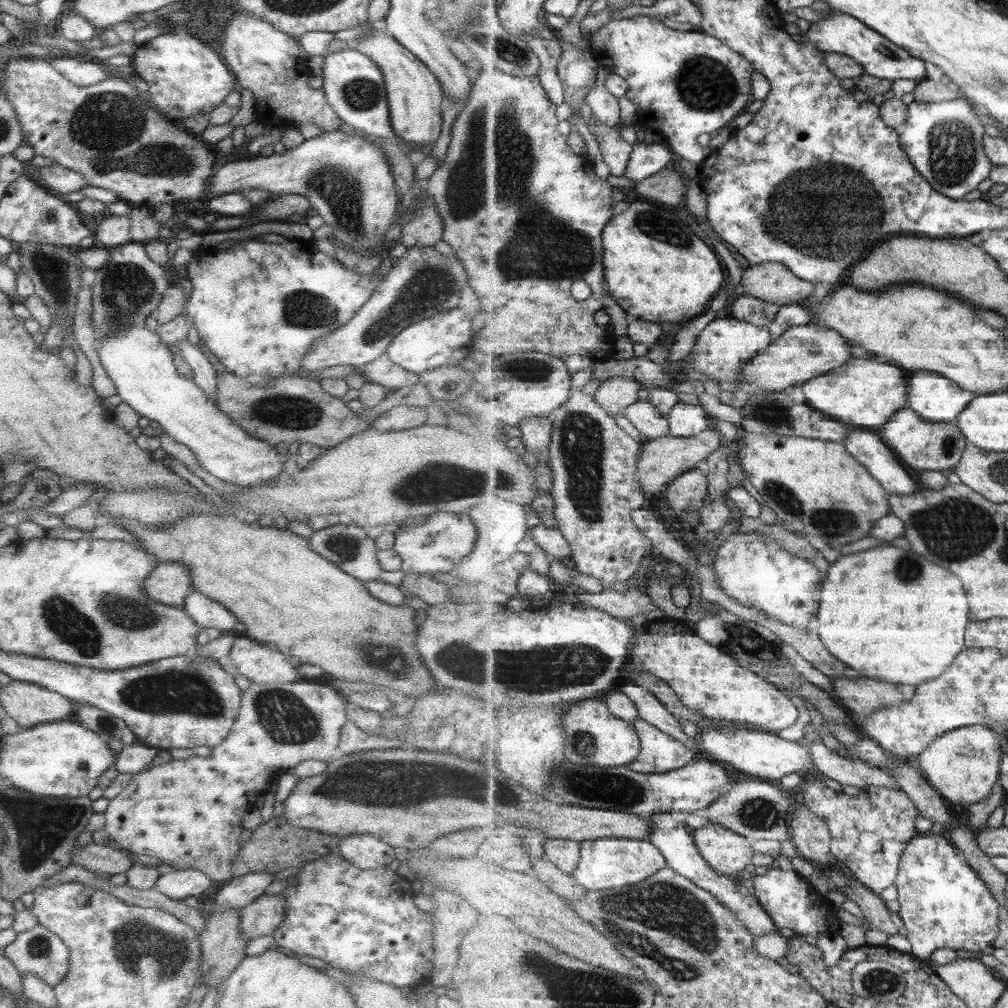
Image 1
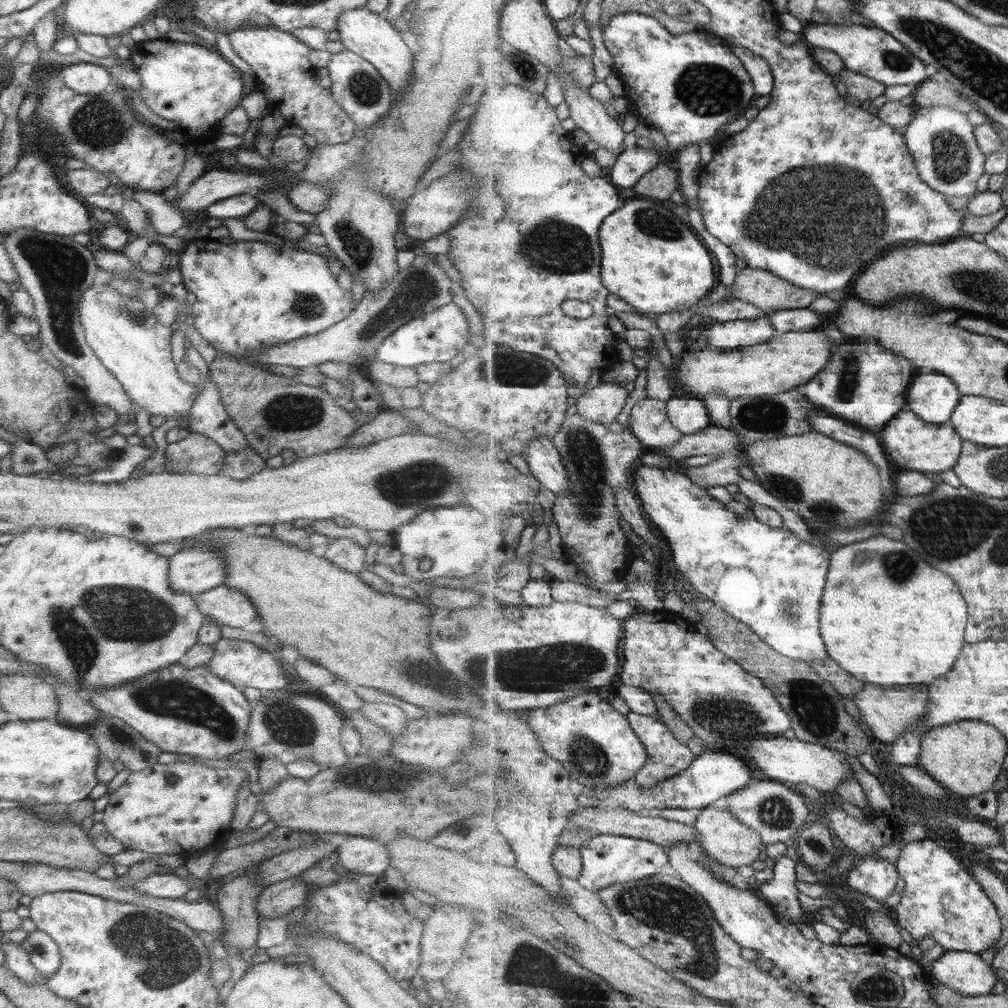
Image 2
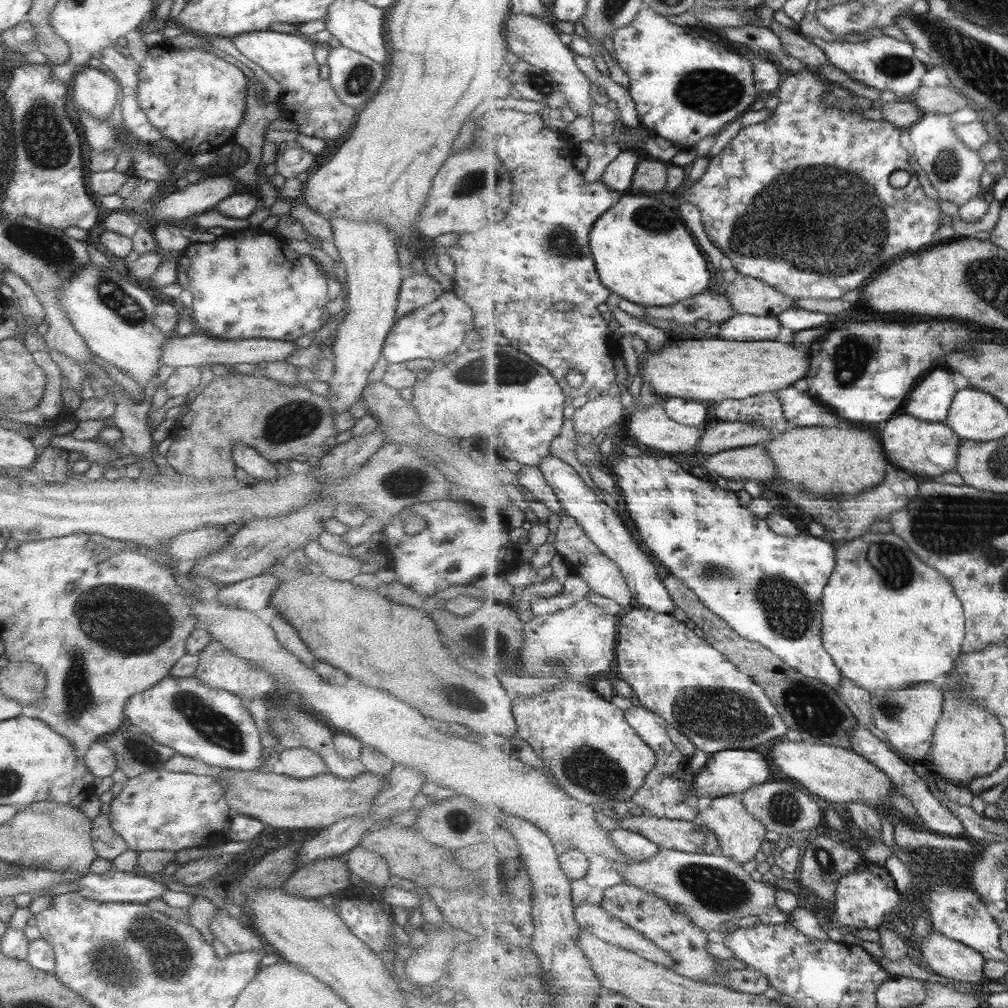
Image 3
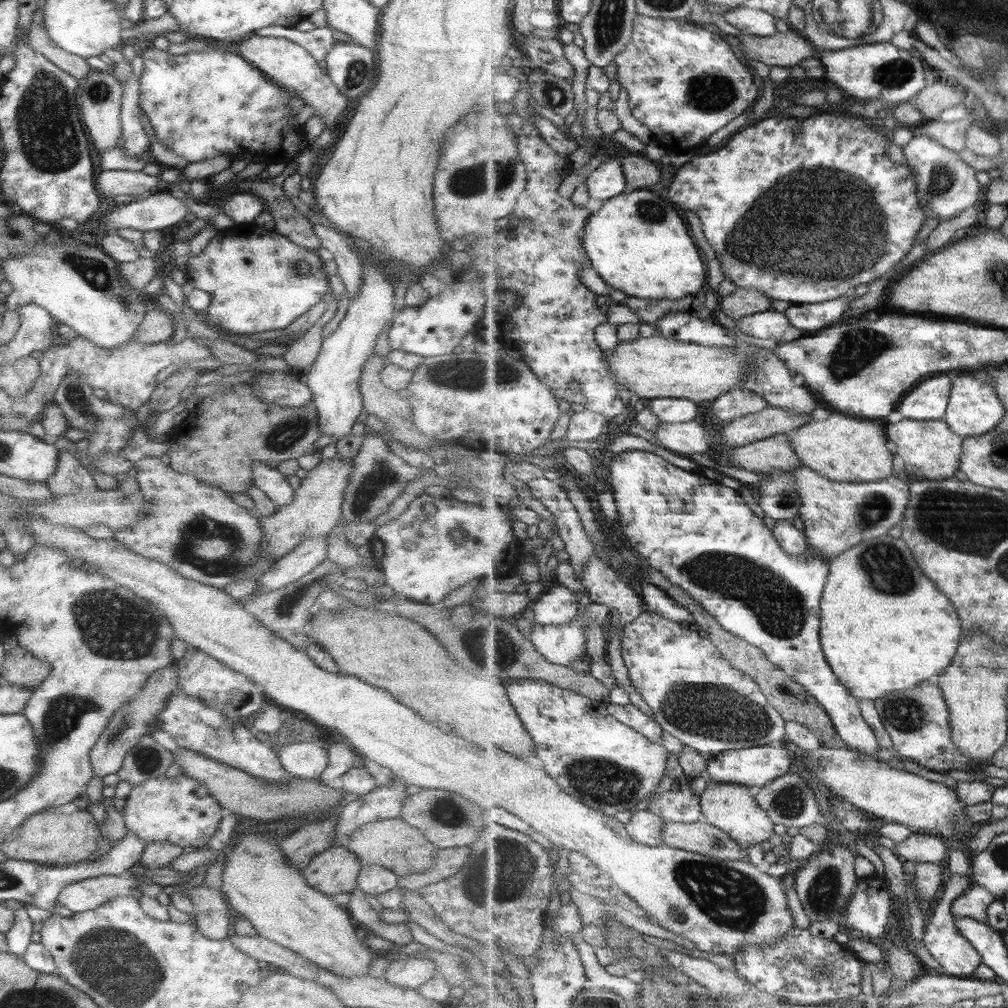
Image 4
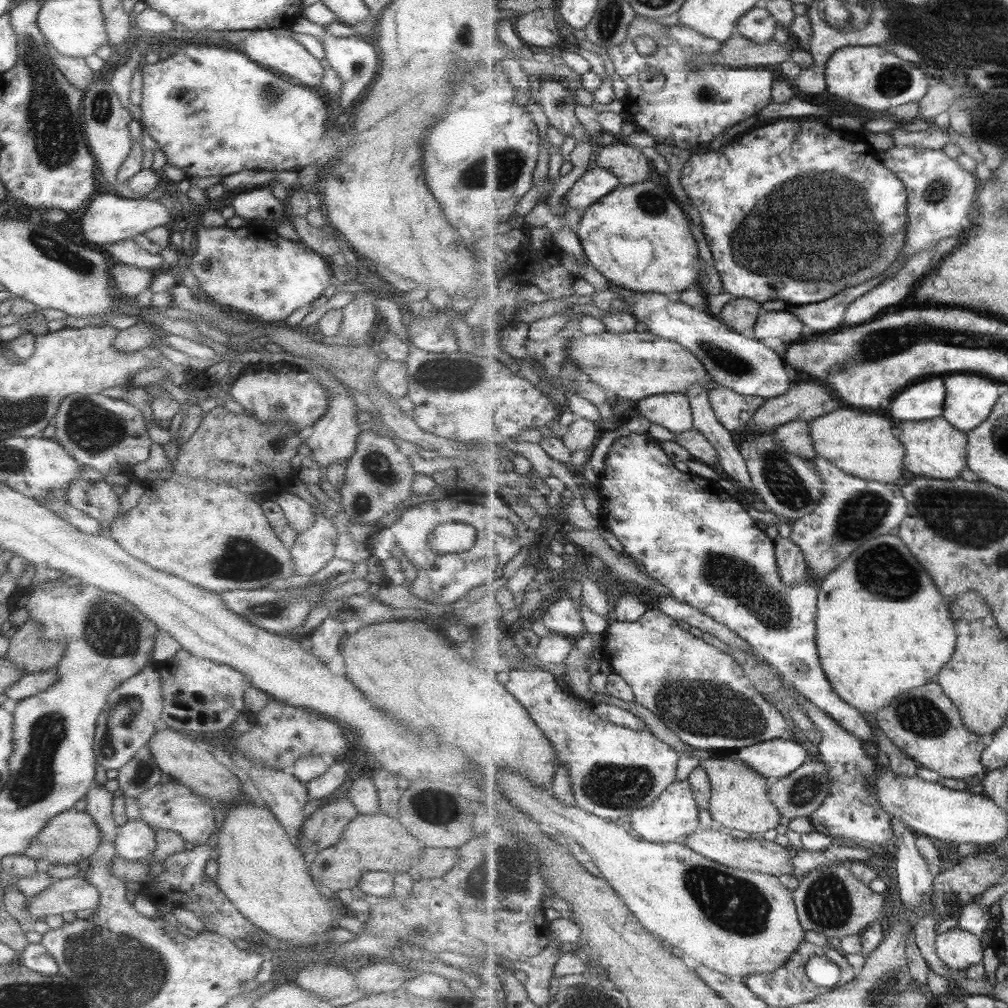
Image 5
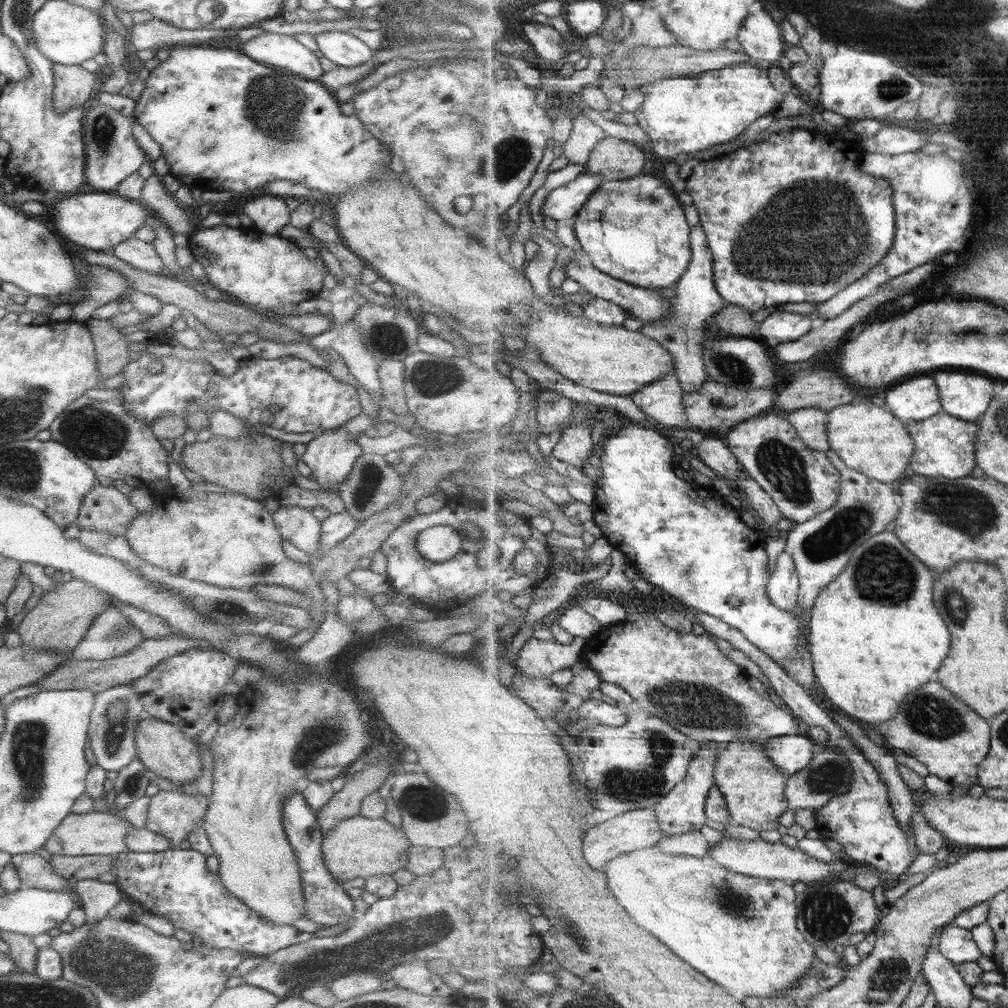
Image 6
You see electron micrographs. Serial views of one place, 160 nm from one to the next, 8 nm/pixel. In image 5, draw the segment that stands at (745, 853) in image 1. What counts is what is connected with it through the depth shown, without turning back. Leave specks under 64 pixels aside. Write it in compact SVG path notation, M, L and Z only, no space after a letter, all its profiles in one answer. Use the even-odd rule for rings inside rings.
M733 753L719 754L700 759L699 766L708 773L712 787L709 812L724 828L742 830L747 833L775 830L781 824L782 812L771 800L767 778L757 770L749 768L742 760L735 760Z

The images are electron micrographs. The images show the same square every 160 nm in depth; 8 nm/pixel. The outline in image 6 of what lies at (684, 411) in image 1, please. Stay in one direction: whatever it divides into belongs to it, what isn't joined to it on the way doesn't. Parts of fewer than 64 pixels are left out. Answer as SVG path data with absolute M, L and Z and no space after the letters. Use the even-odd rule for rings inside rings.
M673 371L659 380L640 388L631 395L634 403L646 412L654 421L664 427L686 428L686 414L684 413L683 395L685 390Z

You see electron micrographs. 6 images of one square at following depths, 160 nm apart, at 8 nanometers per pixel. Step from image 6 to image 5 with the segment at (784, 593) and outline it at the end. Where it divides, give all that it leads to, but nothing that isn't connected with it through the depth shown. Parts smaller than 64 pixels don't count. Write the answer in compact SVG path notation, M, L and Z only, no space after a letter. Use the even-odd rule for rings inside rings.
M776 537L776 556L782 581L787 586L795 586L800 582L810 581L808 566L804 552L790 537Z

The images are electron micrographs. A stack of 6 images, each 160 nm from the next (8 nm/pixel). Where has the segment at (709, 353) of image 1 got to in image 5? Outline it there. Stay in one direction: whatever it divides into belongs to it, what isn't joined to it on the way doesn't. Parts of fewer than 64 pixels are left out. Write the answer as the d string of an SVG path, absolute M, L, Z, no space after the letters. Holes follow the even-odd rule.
M791 310L762 311L756 322L757 339L780 338L785 344L804 340L805 323Z

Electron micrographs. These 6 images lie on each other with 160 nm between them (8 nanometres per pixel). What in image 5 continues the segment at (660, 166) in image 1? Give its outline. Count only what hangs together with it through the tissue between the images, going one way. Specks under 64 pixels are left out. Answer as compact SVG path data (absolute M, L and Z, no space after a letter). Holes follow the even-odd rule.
M594 166L573 185L567 196L569 210L578 210L582 215L599 200L621 186L620 178L611 171Z

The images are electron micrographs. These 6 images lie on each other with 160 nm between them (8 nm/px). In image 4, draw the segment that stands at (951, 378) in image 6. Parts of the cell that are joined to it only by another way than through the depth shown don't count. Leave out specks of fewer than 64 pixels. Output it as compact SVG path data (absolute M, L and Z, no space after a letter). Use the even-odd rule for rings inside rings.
M957 374L953 378L950 403L945 419L947 424L950 424L950 427L961 437L983 436L986 432L992 431L1006 414L1006 407L993 382L981 382L969 374L961 374L961 376Z

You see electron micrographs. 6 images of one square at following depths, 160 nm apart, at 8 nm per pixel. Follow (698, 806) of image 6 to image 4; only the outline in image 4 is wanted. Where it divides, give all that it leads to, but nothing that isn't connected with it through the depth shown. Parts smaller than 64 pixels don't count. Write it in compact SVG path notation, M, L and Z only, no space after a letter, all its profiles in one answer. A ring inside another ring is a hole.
M648 808L640 809L631 815L626 827L635 840L652 847L658 847L664 844L666 821L662 816L651 812Z

